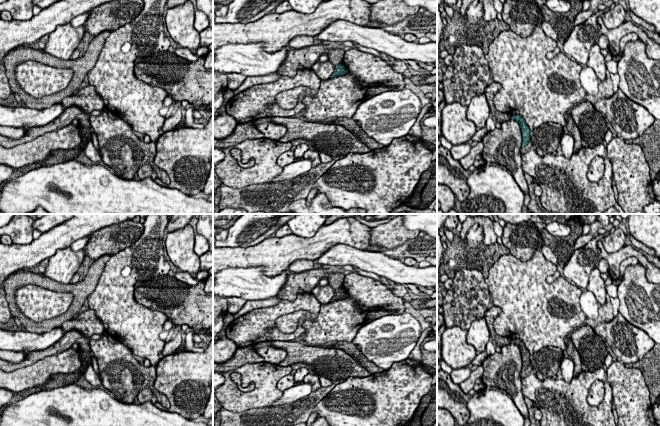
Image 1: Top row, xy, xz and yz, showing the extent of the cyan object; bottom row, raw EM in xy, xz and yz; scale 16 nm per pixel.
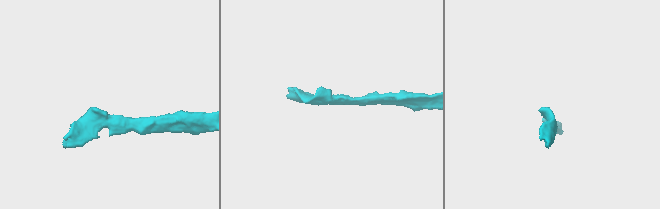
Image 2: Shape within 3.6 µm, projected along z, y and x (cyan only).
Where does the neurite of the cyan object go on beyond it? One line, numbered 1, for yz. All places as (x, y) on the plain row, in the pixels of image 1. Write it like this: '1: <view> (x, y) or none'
1: none

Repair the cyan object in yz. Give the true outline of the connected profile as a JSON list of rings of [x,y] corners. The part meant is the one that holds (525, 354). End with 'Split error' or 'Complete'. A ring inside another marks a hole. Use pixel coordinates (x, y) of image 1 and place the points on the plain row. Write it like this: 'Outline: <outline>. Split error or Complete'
Outline: [[[513,339],[512,343],[516,344],[519,347],[521,356],[522,356],[522,370],[526,370],[531,361],[531,358],[530,358],[531,355],[529,351],[525,347],[524,342],[520,339]]]. Complete

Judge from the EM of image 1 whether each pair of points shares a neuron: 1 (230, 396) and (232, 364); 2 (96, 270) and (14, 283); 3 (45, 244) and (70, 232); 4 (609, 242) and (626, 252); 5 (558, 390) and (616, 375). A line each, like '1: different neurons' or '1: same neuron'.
1: different neurons
2: same neuron
3: same neuron
4: different neurons
5: different neurons

